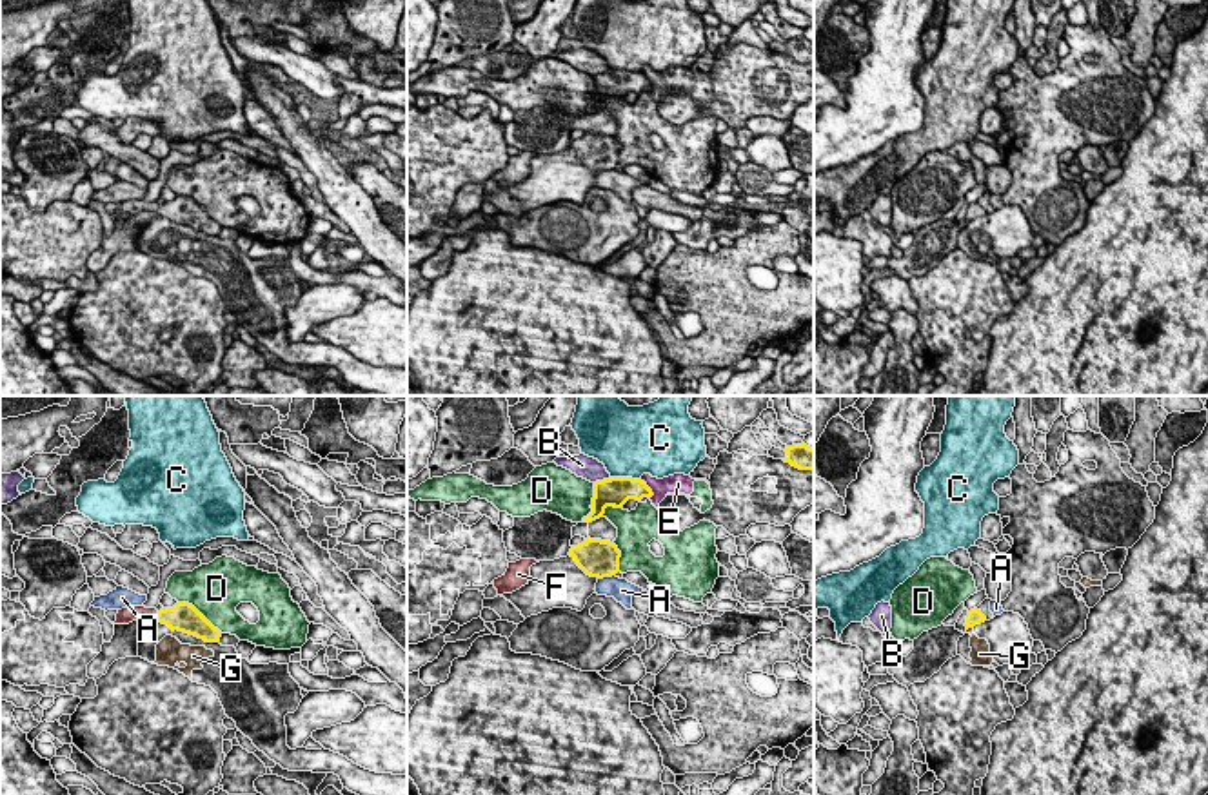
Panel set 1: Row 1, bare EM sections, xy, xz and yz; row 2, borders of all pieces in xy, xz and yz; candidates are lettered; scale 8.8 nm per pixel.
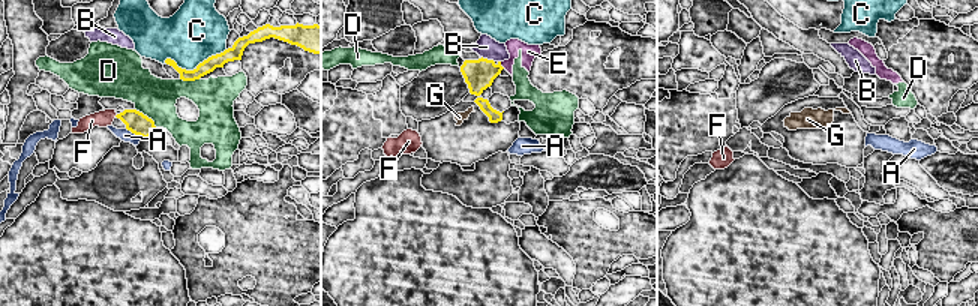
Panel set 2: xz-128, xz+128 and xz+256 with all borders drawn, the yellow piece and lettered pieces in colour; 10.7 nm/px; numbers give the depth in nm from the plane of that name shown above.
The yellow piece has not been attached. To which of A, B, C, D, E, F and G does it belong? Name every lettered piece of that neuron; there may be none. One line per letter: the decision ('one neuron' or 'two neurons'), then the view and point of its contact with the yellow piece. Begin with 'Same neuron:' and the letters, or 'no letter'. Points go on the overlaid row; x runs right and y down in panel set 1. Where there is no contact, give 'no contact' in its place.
Same neuron: F
A: two neurons; meets yellow in xz at (605, 576)
B: two neurons; meets yellow in xz at (604, 480)
C: two neurons; meets yellow in xz at (625, 478)
D: two neurons; meets yellow in xy at (198, 612)
E: two neurons; meets yellow in xz at (649, 489)
F: one neuron; meets yellow in xy at (157, 616)
G: two neurons; meets yellow in yz at (969, 627)

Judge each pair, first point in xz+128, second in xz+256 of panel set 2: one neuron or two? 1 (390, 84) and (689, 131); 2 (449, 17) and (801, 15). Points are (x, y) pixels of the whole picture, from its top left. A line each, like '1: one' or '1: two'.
1: one
2: two

